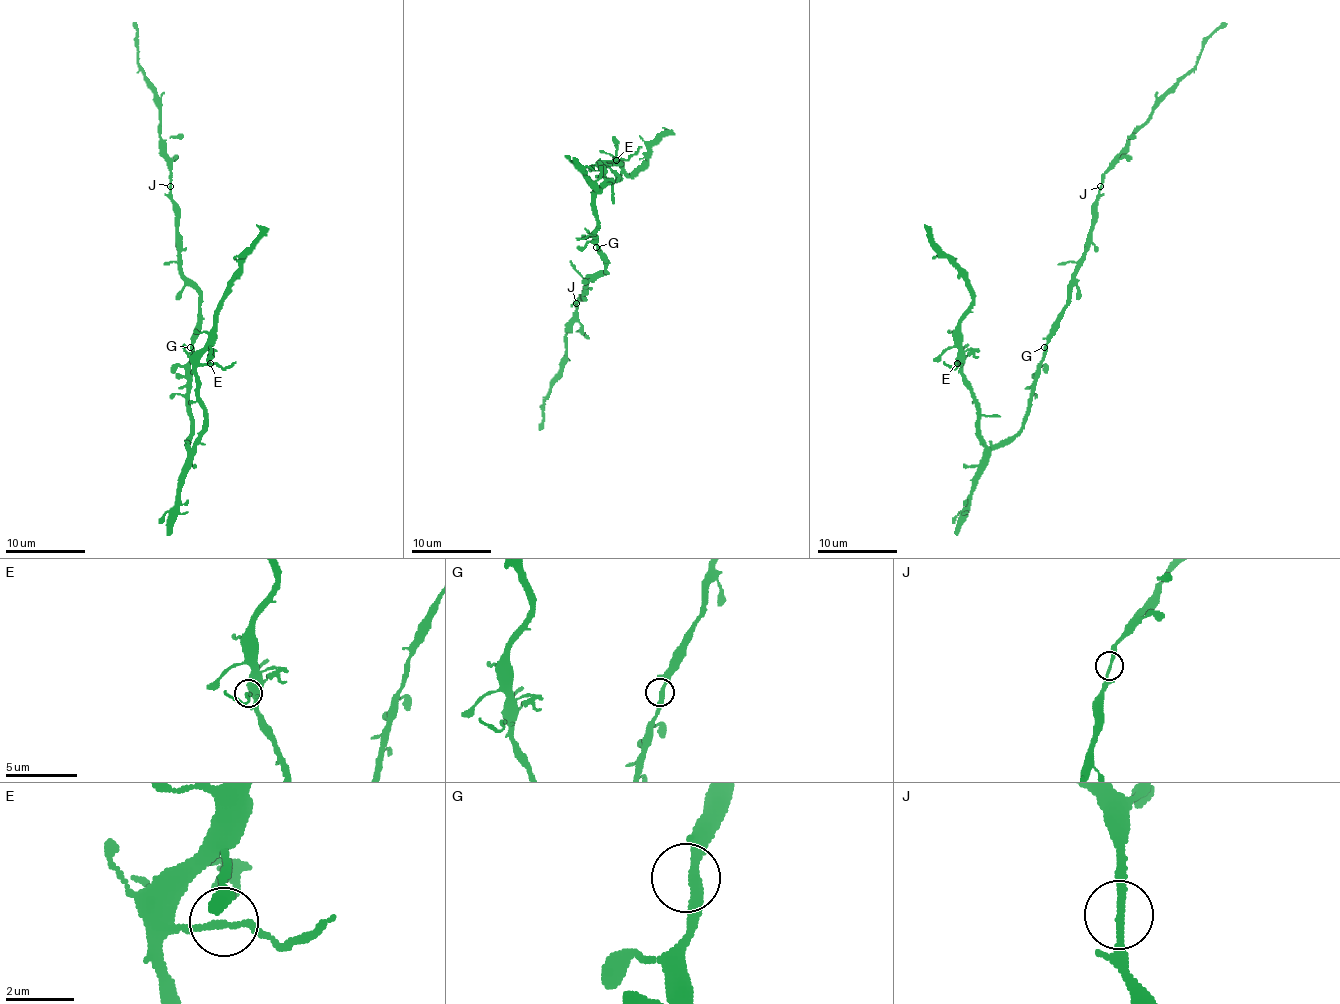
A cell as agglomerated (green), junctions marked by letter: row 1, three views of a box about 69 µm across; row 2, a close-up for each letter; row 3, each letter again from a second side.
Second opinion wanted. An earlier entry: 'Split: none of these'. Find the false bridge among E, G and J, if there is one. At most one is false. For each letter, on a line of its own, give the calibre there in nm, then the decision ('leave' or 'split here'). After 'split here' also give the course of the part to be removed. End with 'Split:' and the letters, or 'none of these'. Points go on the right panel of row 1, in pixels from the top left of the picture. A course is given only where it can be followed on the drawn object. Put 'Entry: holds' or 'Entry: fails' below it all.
E: 190 nm | leave
G: 320 nm | leave
J: 200 nm | leave
Split: none of these
Entry: holds

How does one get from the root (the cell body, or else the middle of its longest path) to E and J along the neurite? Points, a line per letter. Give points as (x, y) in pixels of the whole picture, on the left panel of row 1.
E: (192, 347), (188, 379), (188, 445), (192, 449), (204, 425), (204, 403), (198, 395), (196, 367), (210, 363)
J: (192, 347), (192, 337), (198, 327), (200, 291), (182, 274), (176, 206), (170, 196), (170, 186)

